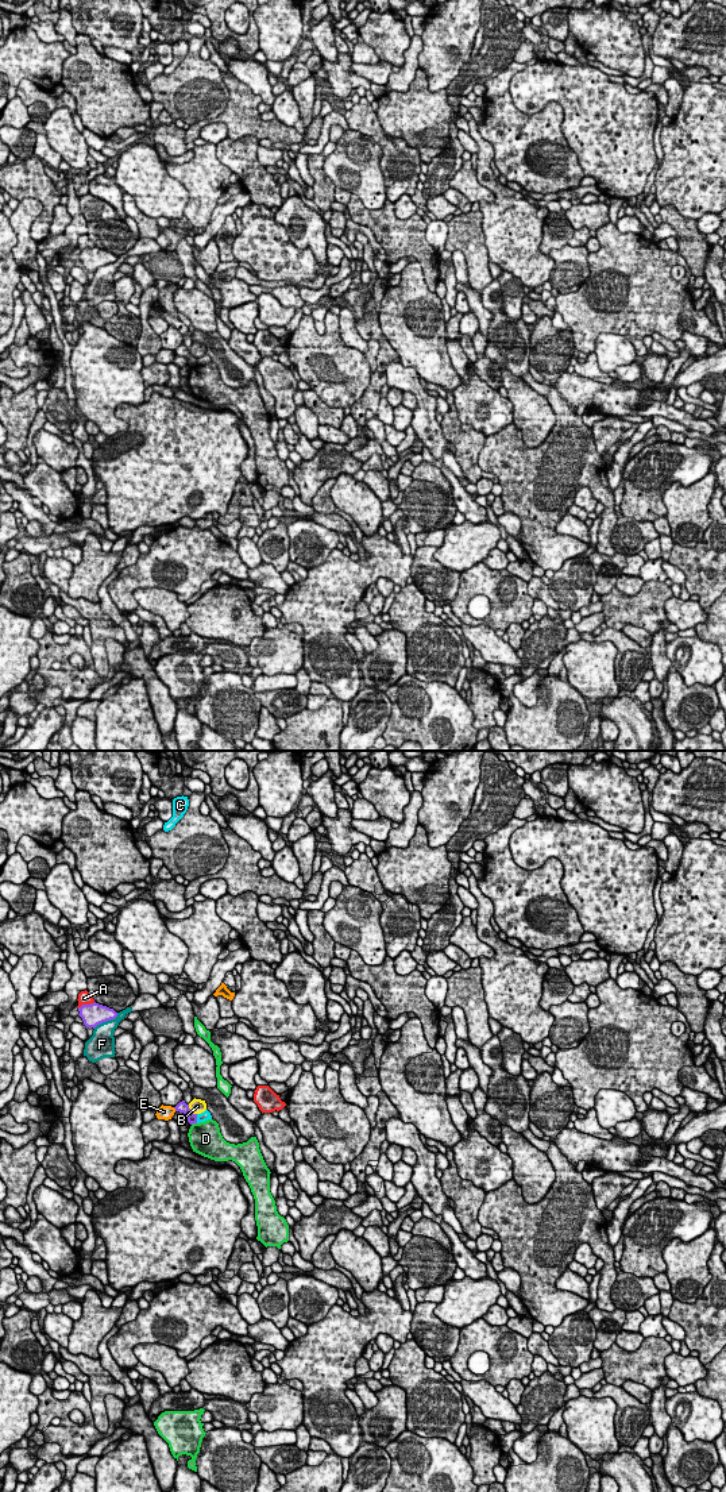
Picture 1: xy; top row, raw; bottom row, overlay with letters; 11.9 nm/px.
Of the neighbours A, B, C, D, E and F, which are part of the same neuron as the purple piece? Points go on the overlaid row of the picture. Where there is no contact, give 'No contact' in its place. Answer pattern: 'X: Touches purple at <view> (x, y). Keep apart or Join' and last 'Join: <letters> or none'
A: Touches purple at xy (87, 1005). Keep apart
B: Touches purple at xy (189, 1110). Keep apart
C: Touches purple at xy (196, 1118). Keep apart
D: Touches purple at xy (193, 1122). Keep apart
E: Touches purple at xy (174, 1107). Keep apart
F: Touches purple at xy (105, 1021). Keep apart
Join: none

